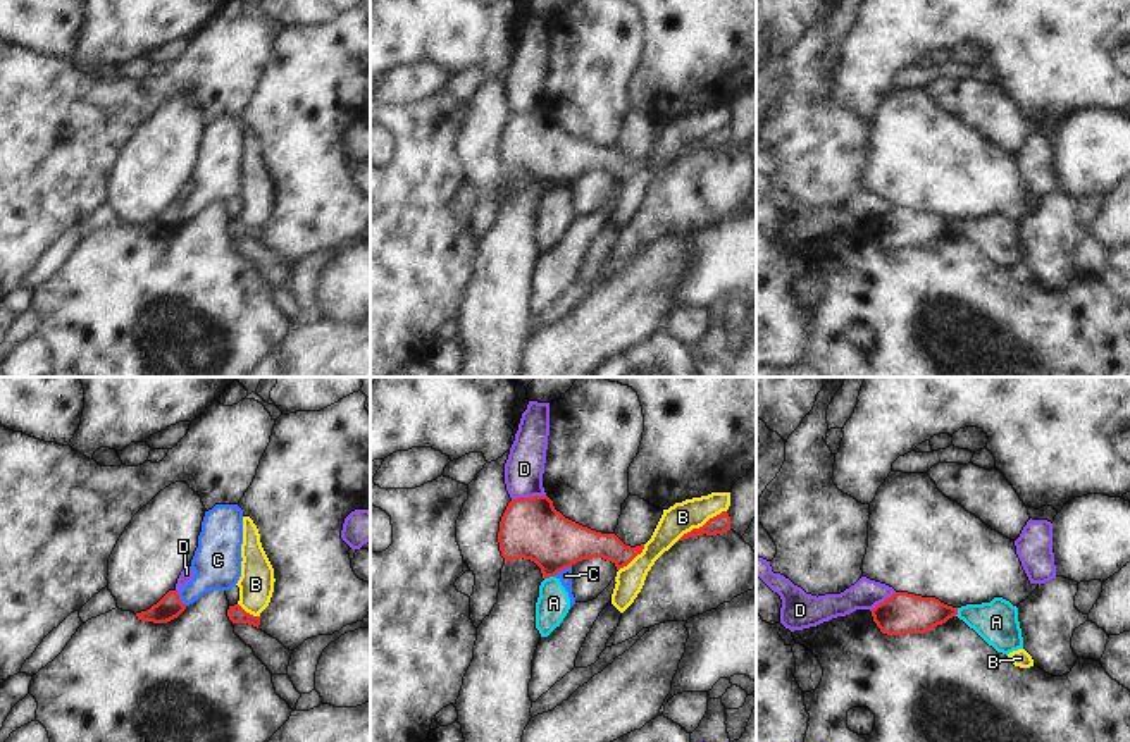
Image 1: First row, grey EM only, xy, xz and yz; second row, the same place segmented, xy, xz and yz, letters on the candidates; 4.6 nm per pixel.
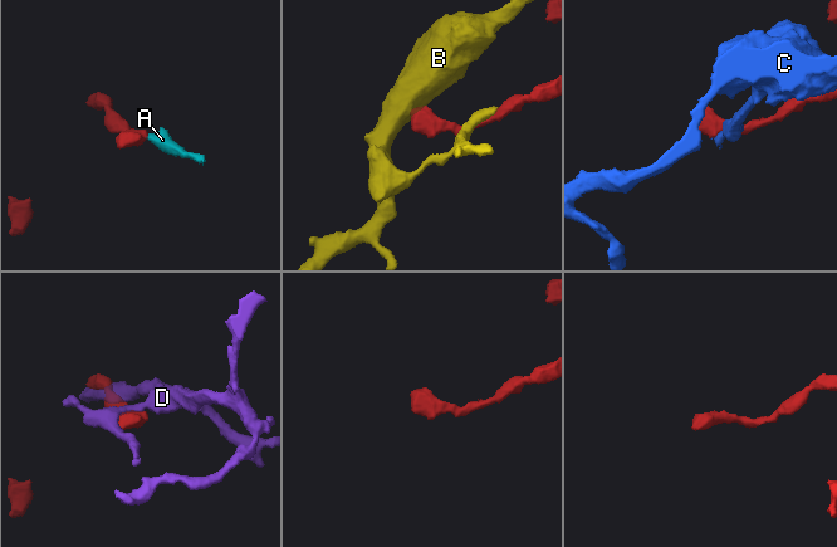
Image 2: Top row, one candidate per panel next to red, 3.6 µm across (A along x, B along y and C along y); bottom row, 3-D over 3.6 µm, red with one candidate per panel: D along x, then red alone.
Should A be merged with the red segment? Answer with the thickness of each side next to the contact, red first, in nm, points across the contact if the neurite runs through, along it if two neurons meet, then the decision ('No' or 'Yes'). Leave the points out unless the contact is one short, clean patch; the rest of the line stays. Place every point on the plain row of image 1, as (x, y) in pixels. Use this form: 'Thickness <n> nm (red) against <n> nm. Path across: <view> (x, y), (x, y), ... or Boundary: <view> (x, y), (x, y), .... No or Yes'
Thickness 190 nm (red) against 200 nm. Boundary: yz (958, 222), (955, 229). No.

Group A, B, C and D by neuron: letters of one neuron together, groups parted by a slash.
A C / B / D

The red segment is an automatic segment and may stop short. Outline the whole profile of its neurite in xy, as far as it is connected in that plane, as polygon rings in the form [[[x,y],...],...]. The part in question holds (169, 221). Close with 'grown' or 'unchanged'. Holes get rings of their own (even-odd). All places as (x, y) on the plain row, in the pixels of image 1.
[[[169,205],[157,219],[150,224],[136,227],[141,236],[167,238],[177,232],[186,224],[181,217],[177,205]]] | unchanged

